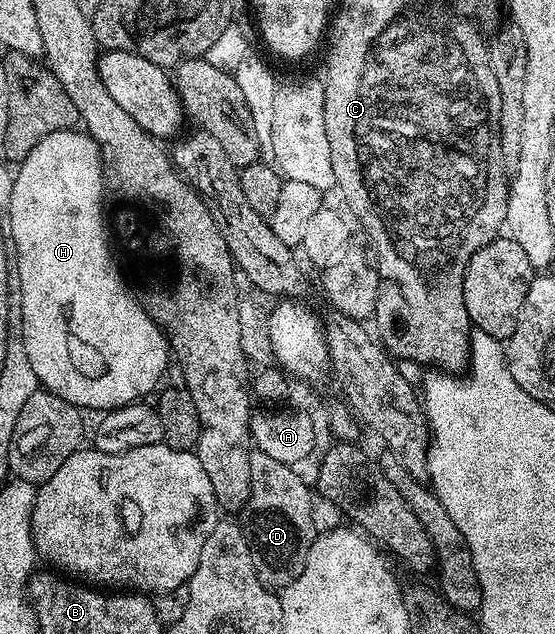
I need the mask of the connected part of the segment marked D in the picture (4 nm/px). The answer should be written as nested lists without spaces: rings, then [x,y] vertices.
[[[256,448],[249,456],[251,495],[241,511],[241,525],[247,536],[251,562],[257,576],[268,588],[288,586],[301,576],[311,545],[317,537],[311,490],[297,471],[294,465],[273,460]]]

